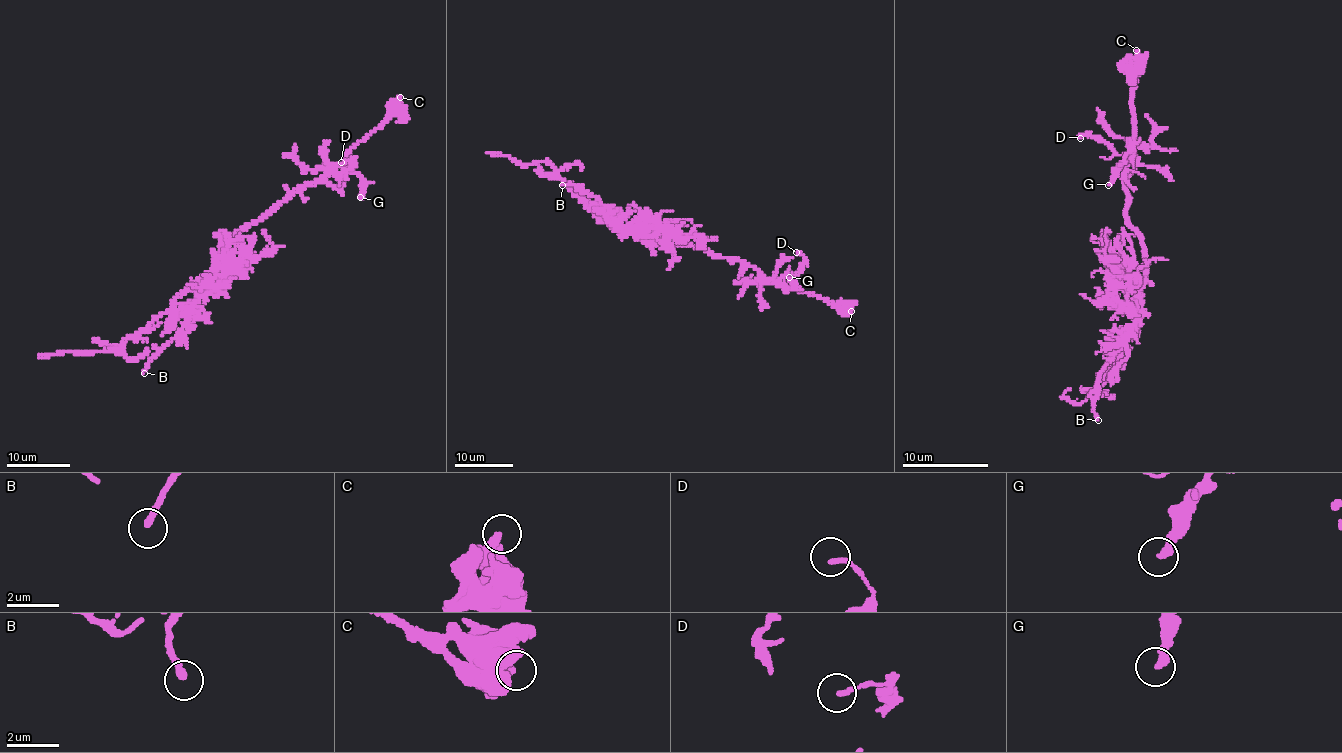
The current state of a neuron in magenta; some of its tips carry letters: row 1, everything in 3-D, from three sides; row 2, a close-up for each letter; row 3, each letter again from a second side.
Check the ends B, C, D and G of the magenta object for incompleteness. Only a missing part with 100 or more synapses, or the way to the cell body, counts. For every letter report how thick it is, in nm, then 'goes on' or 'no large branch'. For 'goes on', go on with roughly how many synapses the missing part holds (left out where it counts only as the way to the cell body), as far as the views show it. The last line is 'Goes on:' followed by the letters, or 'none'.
B: 280 nm | no large branch
C: 320 nm | no large branch
D: 170 nm | no large branch
G: 320 nm | no large branch
Goes on: none

